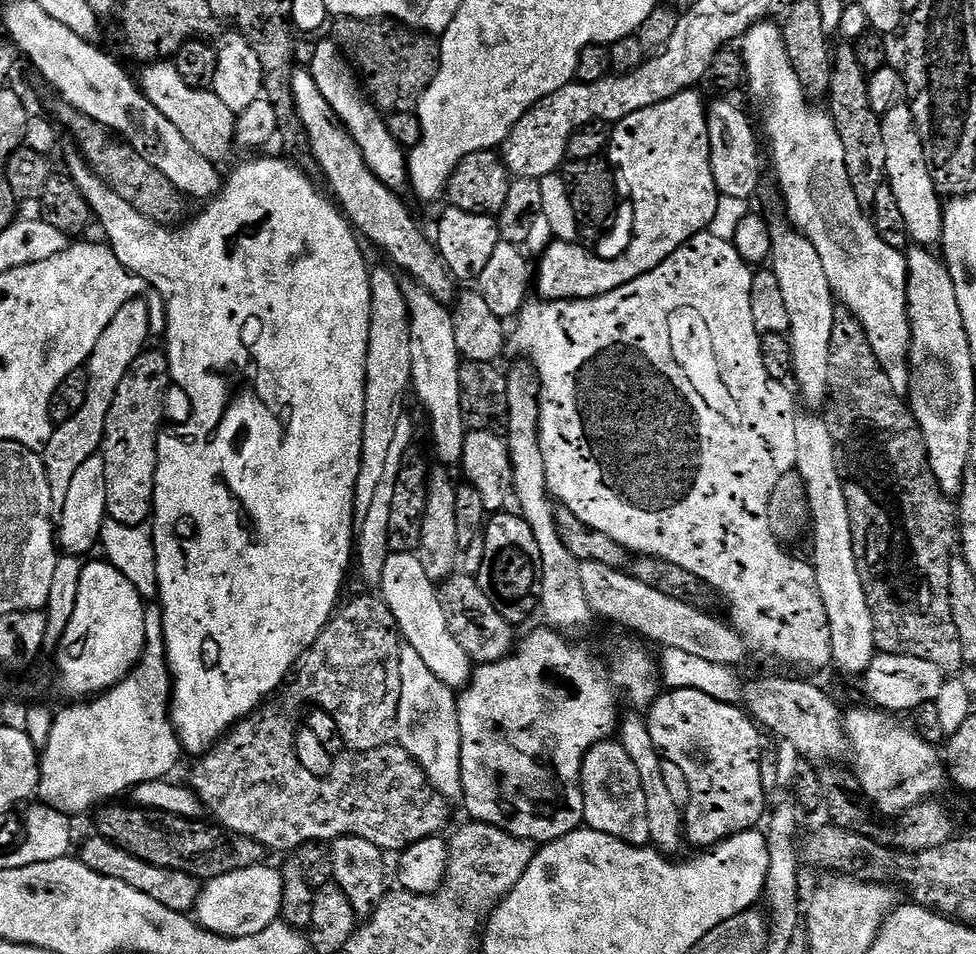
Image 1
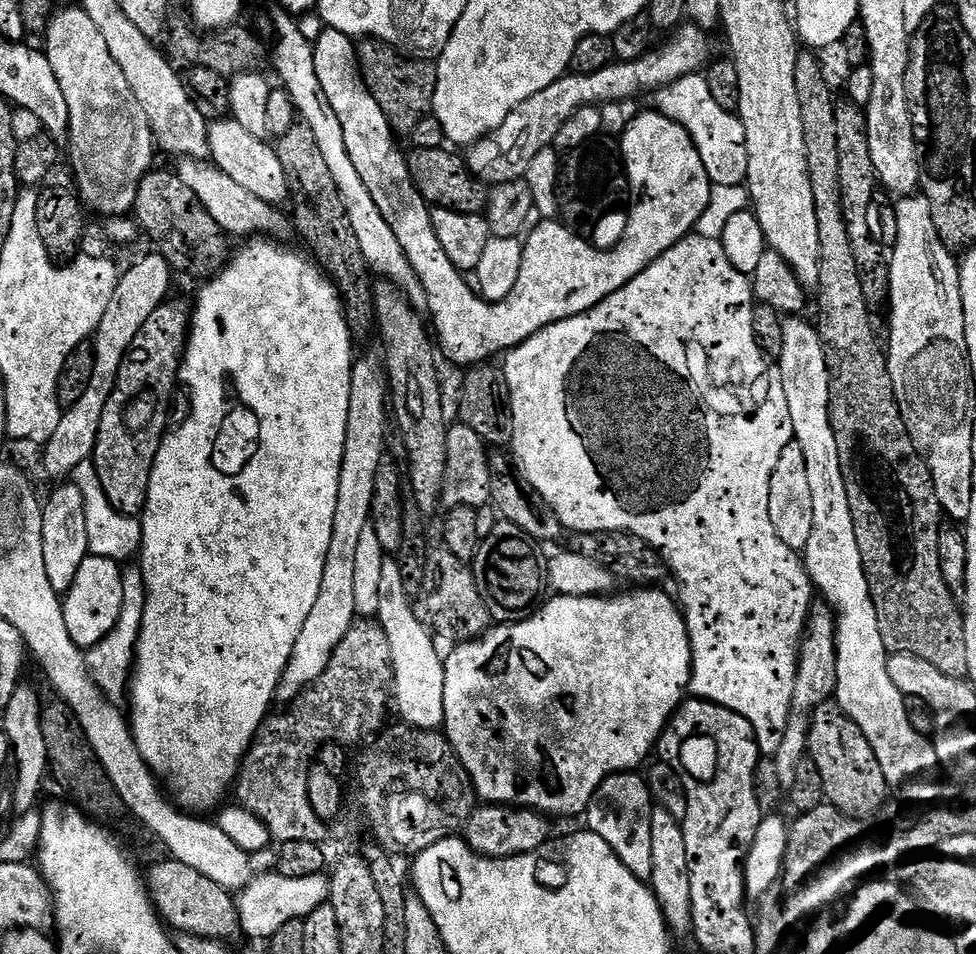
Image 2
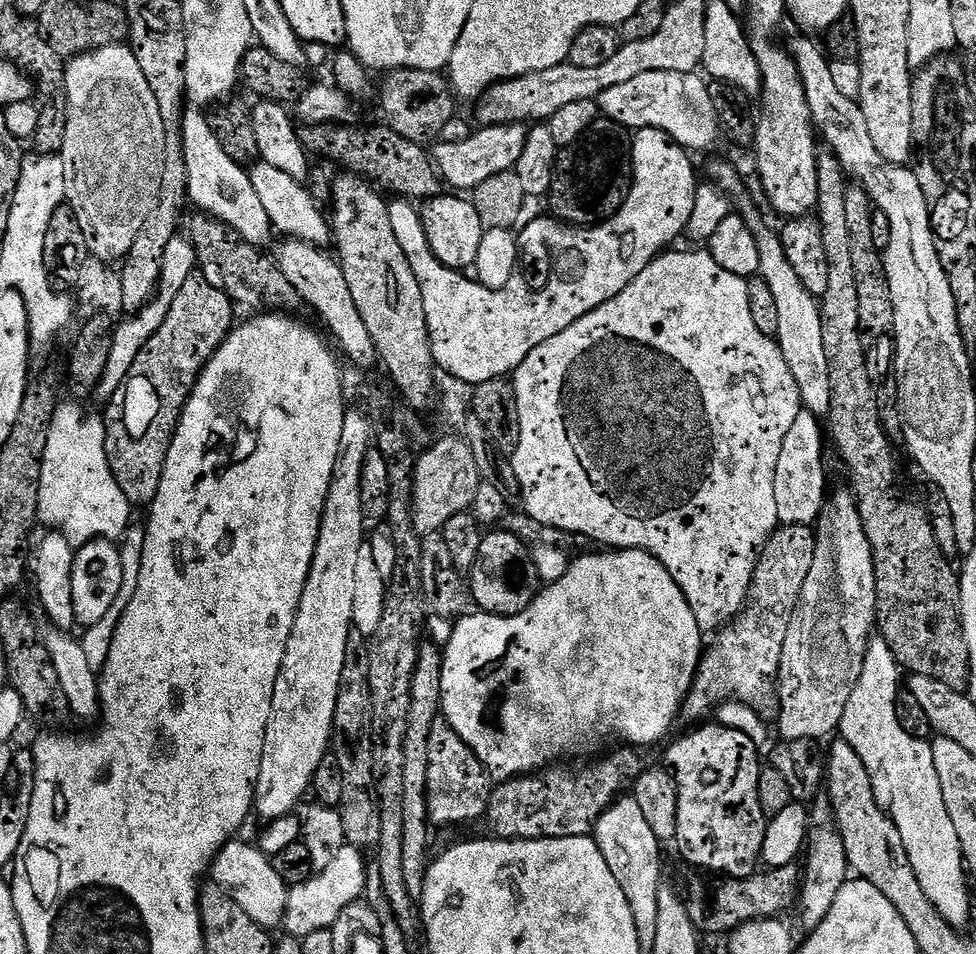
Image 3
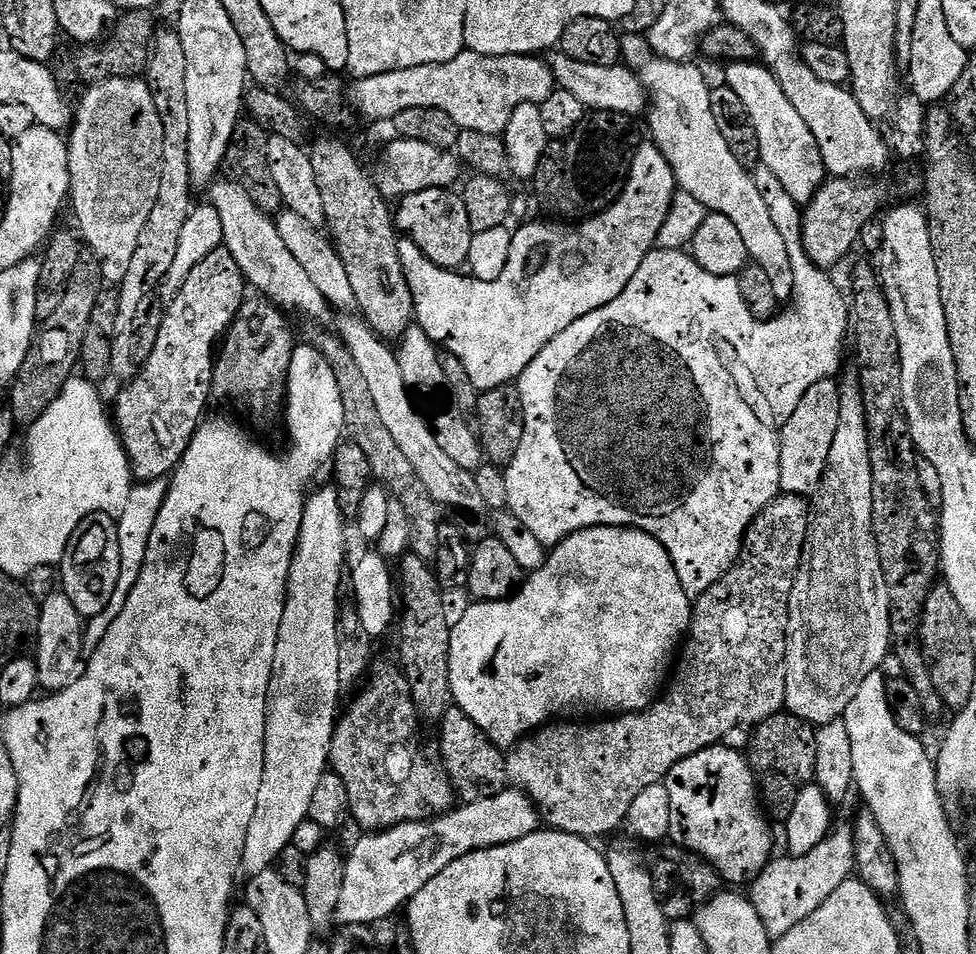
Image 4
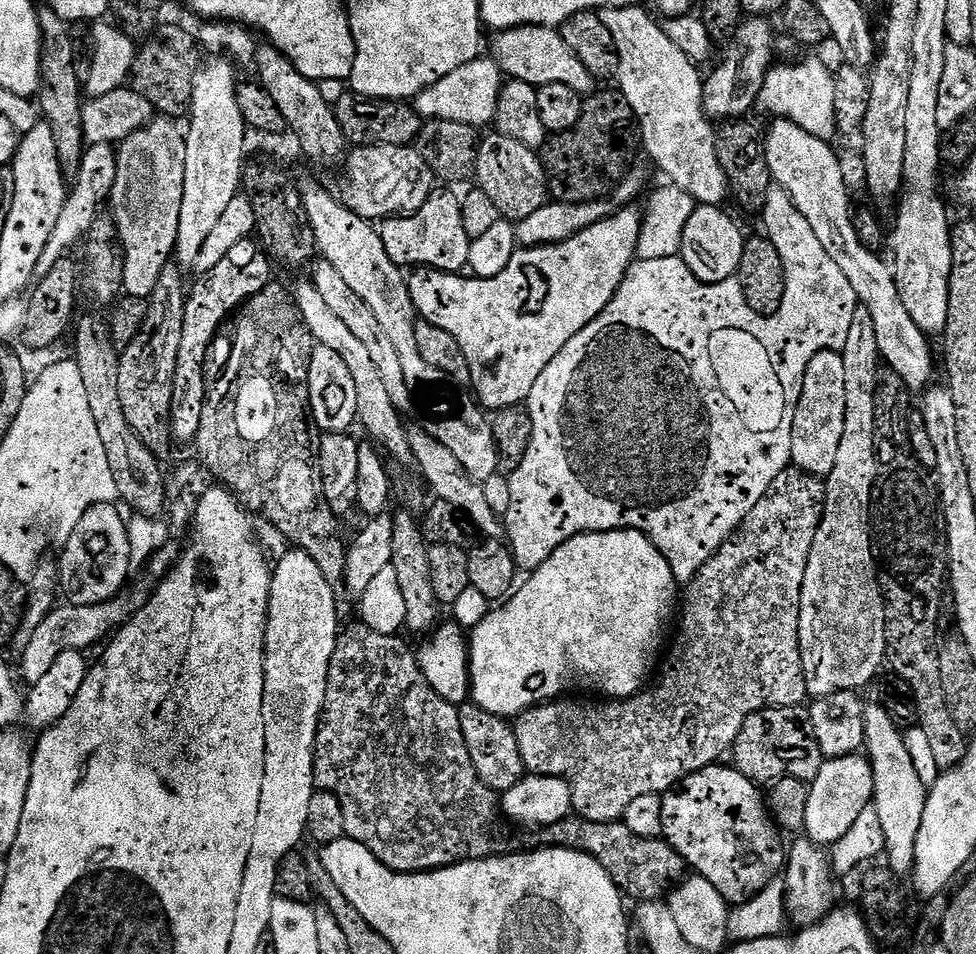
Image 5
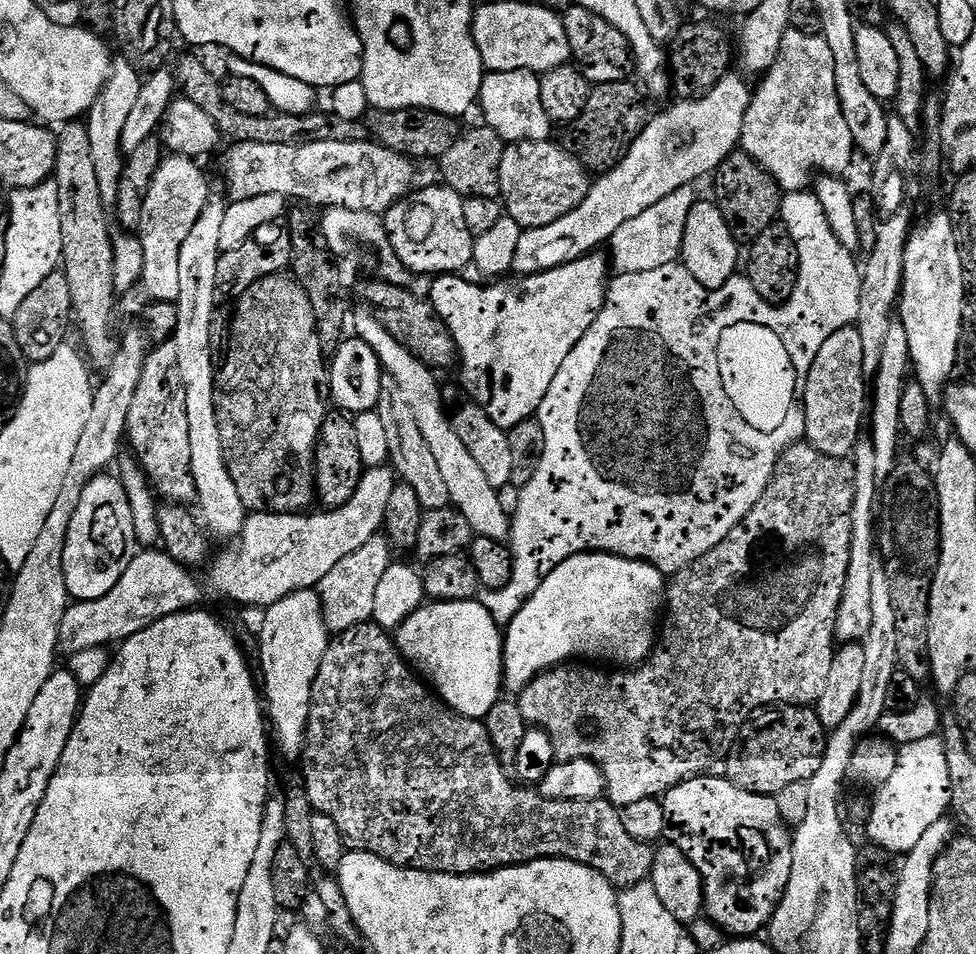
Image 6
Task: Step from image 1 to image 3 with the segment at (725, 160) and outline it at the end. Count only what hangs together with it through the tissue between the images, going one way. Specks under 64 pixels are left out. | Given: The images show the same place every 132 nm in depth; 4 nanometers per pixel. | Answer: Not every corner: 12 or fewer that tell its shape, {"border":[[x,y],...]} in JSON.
{"border":[[654,70],[598,97],[626,129],[685,150],[722,133],[696,72]]}

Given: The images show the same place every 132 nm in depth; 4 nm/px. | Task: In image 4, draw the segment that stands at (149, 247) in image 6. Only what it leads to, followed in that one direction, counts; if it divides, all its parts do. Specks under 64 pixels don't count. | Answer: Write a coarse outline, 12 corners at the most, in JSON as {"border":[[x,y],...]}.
{"border":[[104,78],[67,141],[70,208],[109,285],[162,186],[164,117]]}

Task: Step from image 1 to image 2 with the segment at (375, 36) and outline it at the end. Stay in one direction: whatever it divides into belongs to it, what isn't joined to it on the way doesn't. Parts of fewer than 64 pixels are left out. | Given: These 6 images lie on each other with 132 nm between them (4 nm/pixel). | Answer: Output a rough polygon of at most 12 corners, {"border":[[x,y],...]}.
{"border":[[359,41],[360,73],[397,133],[432,111],[436,65]]}

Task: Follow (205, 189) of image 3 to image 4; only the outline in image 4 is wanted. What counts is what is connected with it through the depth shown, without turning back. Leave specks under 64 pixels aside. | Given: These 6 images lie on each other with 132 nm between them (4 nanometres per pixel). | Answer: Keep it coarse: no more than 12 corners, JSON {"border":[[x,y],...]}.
{"border":[[236,182],[211,189],[245,281],[324,322],[329,302],[275,219]]}

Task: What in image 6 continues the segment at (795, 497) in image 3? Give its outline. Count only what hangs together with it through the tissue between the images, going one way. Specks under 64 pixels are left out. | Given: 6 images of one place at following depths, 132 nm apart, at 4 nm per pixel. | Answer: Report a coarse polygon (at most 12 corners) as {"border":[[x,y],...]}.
{"border":[[836,330],[802,384],[805,439],[855,451],[868,408],[862,336]]}

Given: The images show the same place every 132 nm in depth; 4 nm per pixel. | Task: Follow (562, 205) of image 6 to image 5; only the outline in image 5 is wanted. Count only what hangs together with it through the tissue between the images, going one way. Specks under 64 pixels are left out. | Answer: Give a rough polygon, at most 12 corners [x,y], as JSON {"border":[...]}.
{"border":[[499,132],[481,139],[475,179],[519,222],[549,203],[543,157]]}

